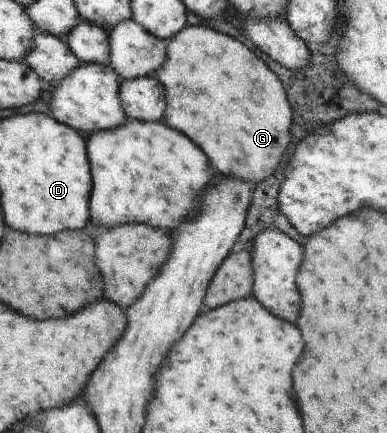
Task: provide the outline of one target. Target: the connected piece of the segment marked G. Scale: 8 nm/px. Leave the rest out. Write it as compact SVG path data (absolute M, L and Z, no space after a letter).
M186 27L167 43L167 62L155 75L167 93L162 122L190 135L214 159L214 167L222 175L251 184L270 177L290 143L292 125L292 111L280 79L241 40L218 35L209 27Z

